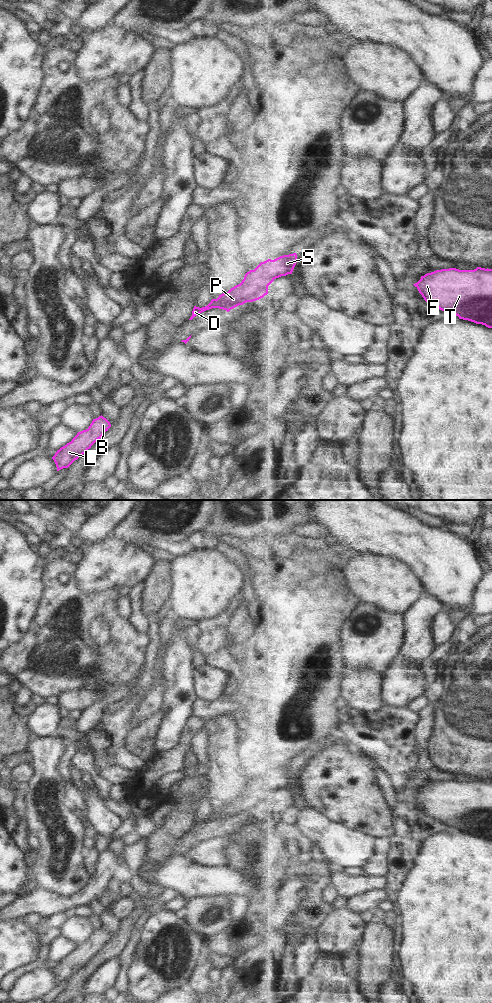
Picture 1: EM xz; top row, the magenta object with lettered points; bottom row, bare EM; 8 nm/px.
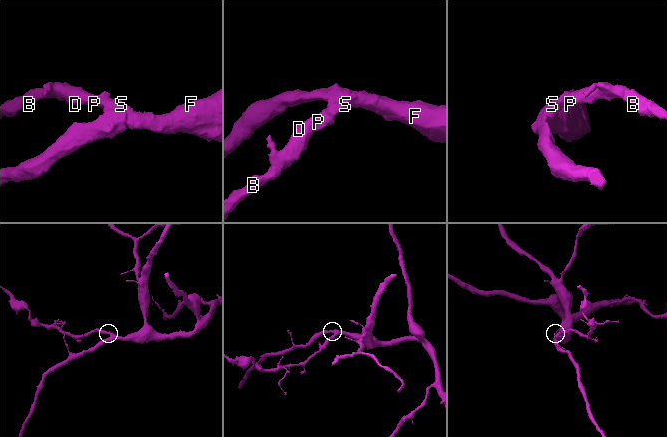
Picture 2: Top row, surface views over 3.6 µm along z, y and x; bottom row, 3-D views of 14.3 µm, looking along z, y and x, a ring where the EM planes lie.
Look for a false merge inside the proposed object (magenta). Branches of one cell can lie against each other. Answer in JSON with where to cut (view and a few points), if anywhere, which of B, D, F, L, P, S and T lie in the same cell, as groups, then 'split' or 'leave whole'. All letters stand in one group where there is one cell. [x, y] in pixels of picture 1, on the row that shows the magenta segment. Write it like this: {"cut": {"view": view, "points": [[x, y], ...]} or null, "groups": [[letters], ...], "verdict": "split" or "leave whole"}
{"cut": null, "groups": [["B", "D", "F", "L", "P", "S", "T"]], "verdict": "leave whole"}

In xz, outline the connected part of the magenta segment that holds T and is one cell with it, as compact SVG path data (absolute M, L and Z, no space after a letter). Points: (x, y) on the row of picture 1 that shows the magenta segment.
M492 269L436 270L413 285L427 303L459 319L492 328Z

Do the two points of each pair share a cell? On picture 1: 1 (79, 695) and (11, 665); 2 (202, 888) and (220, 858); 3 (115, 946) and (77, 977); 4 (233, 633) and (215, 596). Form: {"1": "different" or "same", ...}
{"1": "different", "2": "different", "3": "same", "4": "different"}

